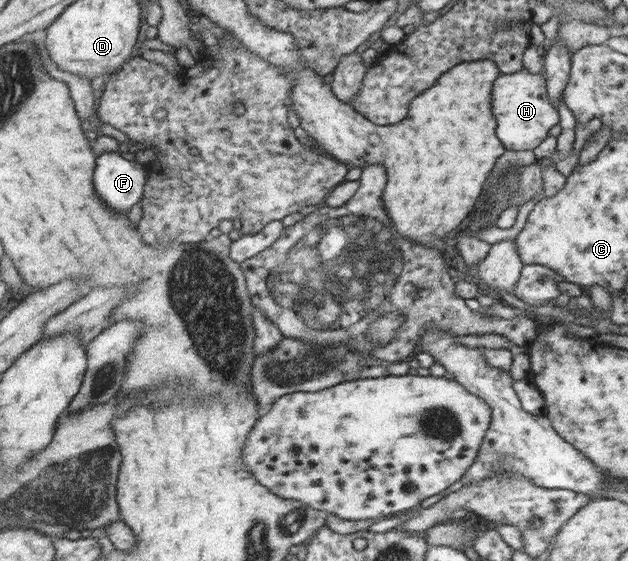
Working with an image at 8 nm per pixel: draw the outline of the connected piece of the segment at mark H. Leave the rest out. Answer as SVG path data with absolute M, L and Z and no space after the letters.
M526 68L509 75L499 75L493 84L493 110L497 114L497 138L505 144L505 150L533 150L547 136L551 126L558 123L557 108L548 99L547 76L531 74Z

